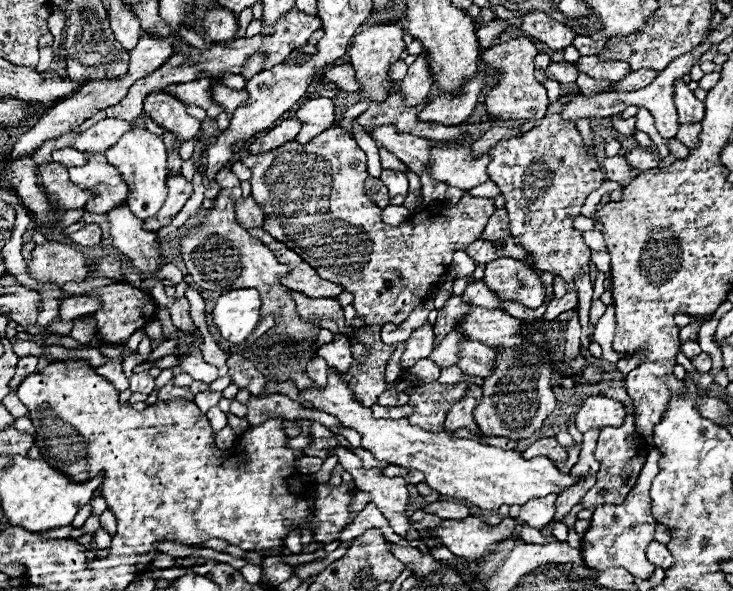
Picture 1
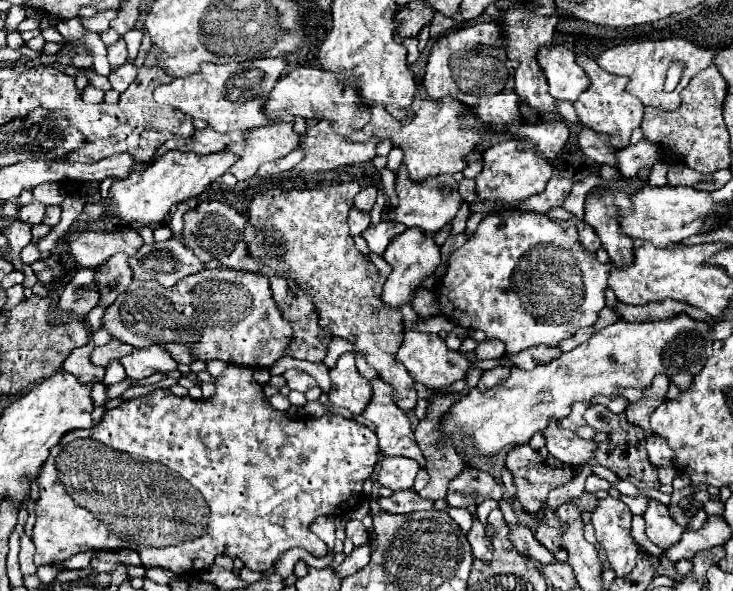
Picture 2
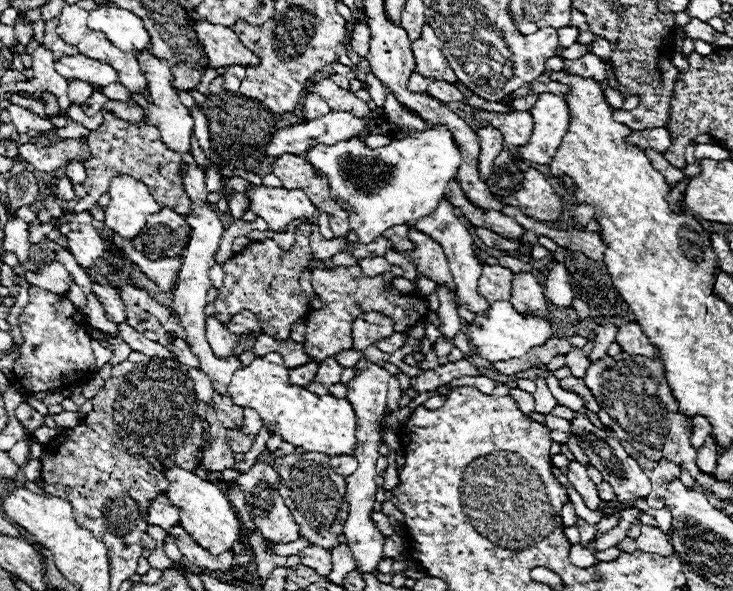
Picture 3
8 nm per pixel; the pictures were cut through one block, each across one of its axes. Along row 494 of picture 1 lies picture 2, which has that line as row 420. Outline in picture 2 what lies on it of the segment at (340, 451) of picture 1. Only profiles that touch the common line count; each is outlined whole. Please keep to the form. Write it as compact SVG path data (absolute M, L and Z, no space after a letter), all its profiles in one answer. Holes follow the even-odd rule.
M380 378L370 380L370 384L374 394L362 416L376 424L380 452L384 456L412 458L420 464L420 468L426 468L426 460L416 444L410 420L392 400L392 386Z

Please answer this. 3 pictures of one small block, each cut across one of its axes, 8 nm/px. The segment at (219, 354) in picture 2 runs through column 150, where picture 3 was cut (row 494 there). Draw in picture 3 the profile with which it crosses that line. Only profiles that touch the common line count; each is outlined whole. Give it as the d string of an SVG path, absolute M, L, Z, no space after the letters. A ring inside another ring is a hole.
M316 452L288 454L276 458L272 466L280 476L280 494L284 496L284 502L300 528L300 536L326 550L336 548L340 544L338 536L342 534L342 524L346 522L350 510L346 502L346 478L334 472L328 464L328 456Z

